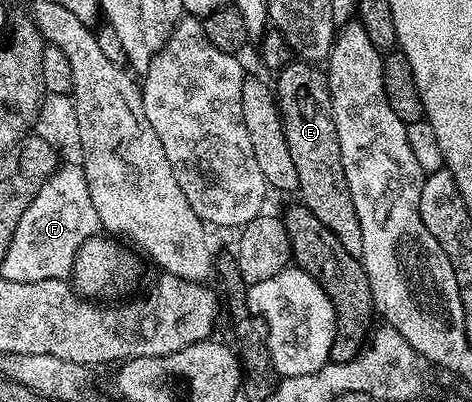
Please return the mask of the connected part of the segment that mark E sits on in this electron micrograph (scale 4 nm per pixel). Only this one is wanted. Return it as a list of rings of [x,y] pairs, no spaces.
[[[291,63],[285,65],[277,77],[278,110],[292,163],[296,163],[301,204],[306,205],[308,211],[312,211],[312,215],[336,235],[336,239],[340,239],[340,247],[344,247],[348,255],[361,258],[364,235],[360,235],[360,219],[356,219],[356,207],[340,159],[340,139],[336,135],[336,119],[332,115],[332,95],[326,74],[310,63]]]

